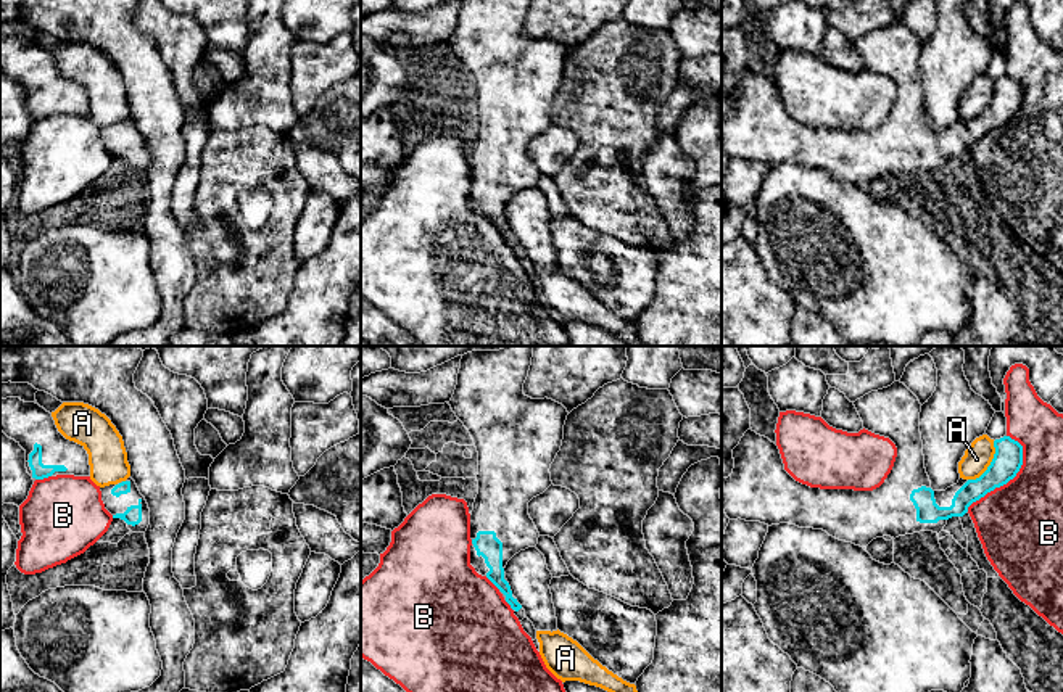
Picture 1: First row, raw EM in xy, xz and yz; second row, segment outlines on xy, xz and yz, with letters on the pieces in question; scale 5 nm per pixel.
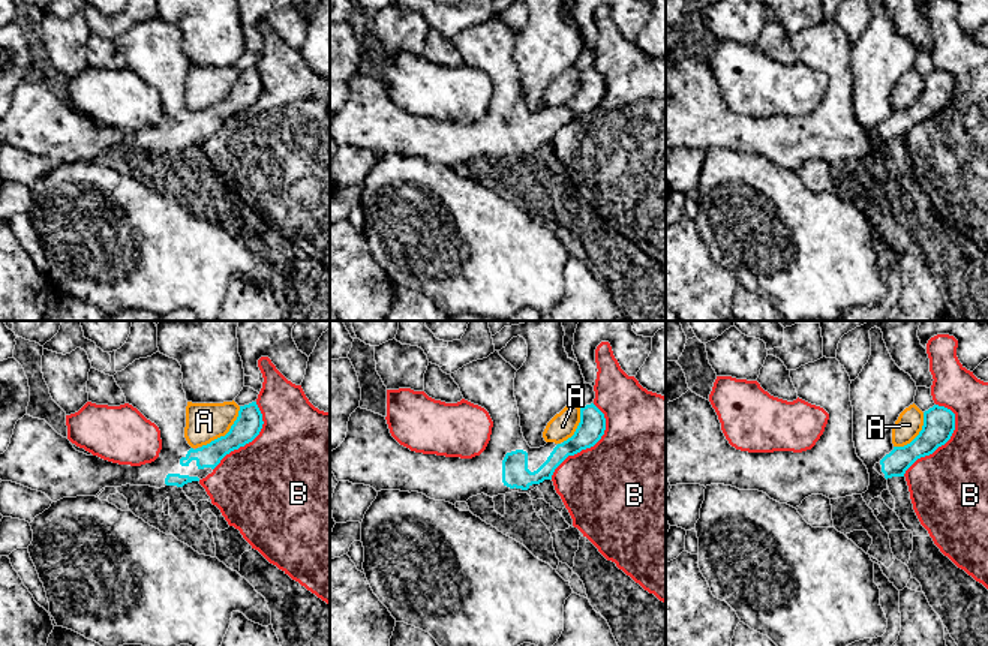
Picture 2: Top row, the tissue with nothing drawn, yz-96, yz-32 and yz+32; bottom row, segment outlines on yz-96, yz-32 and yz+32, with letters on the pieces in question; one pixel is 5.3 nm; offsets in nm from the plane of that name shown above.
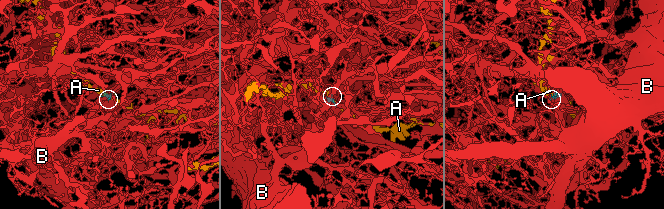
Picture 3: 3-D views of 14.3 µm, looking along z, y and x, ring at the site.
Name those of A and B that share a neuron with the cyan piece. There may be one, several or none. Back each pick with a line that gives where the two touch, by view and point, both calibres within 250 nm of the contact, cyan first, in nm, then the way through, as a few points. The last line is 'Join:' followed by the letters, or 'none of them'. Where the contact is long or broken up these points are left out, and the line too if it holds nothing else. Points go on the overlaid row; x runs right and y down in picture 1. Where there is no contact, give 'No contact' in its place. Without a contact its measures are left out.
Join: none of them

